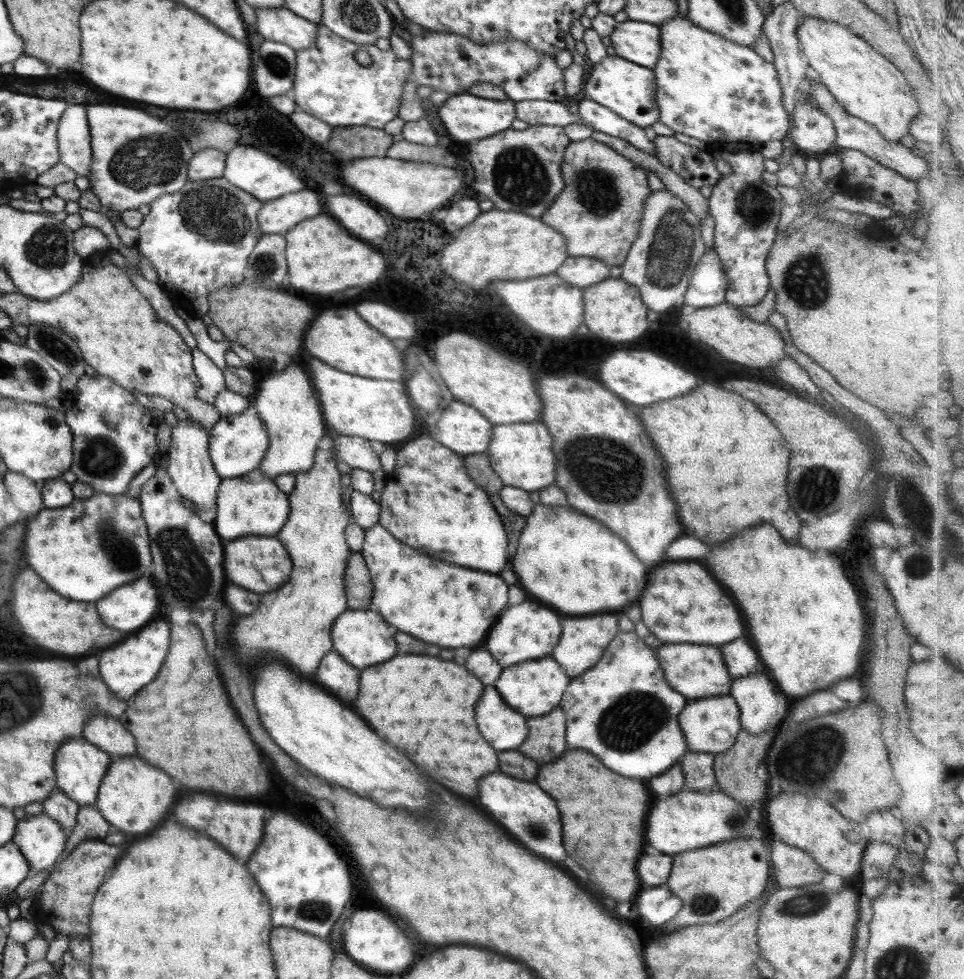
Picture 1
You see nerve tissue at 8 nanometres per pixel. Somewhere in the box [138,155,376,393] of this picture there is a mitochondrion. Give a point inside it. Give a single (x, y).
(218, 217)

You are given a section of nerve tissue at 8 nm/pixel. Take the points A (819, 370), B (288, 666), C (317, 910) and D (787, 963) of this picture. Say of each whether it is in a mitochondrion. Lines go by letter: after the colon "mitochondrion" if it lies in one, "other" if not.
A: other
B: other
C: mitochondrion
D: other

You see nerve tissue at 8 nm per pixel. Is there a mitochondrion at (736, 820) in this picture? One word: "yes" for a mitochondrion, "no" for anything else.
yes

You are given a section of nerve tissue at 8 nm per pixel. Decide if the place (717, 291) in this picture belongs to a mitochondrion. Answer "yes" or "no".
no

